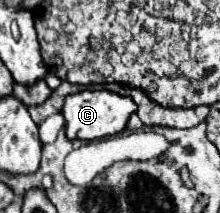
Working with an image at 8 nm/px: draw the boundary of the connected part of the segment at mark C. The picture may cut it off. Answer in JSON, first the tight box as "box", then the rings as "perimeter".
{"box":[62,90,136,140],"perimeter":[[[84,90],[78,94],[72,94],[66,98],[62,114],[66,120],[66,136],[70,140],[98,140],[98,138],[108,138],[114,134],[120,134],[126,128],[126,122],[130,116],[136,112],[136,104],[126,98],[118,96],[108,90]]]}

